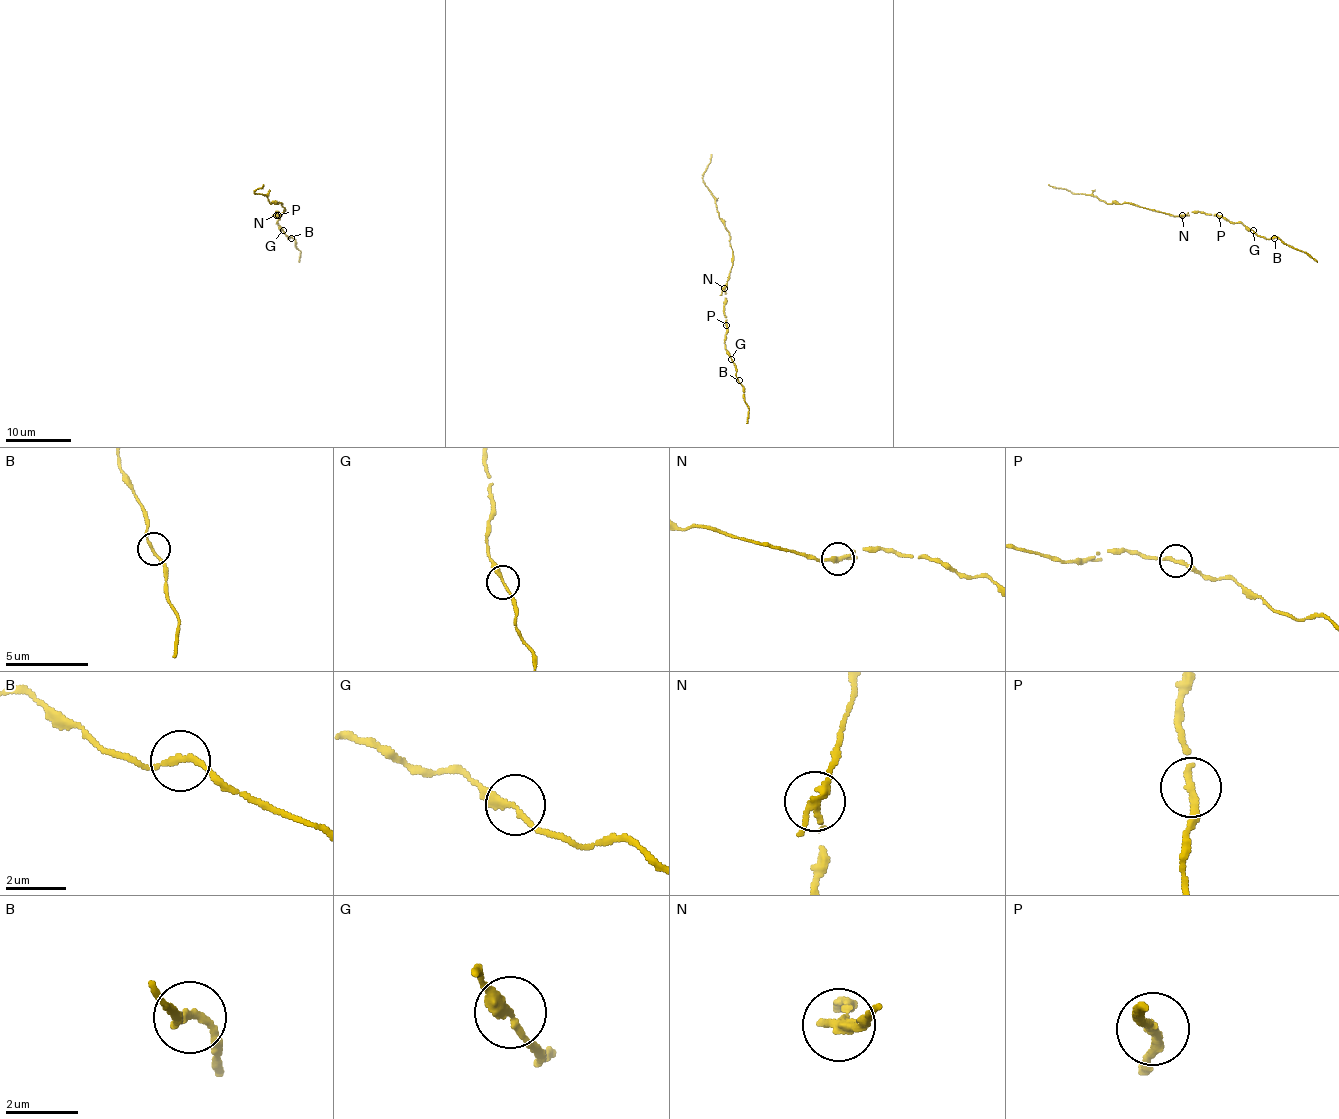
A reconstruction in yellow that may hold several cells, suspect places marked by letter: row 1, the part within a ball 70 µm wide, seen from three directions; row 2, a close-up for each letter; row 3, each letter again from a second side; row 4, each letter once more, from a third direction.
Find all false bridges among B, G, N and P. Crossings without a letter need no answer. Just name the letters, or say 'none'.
N

